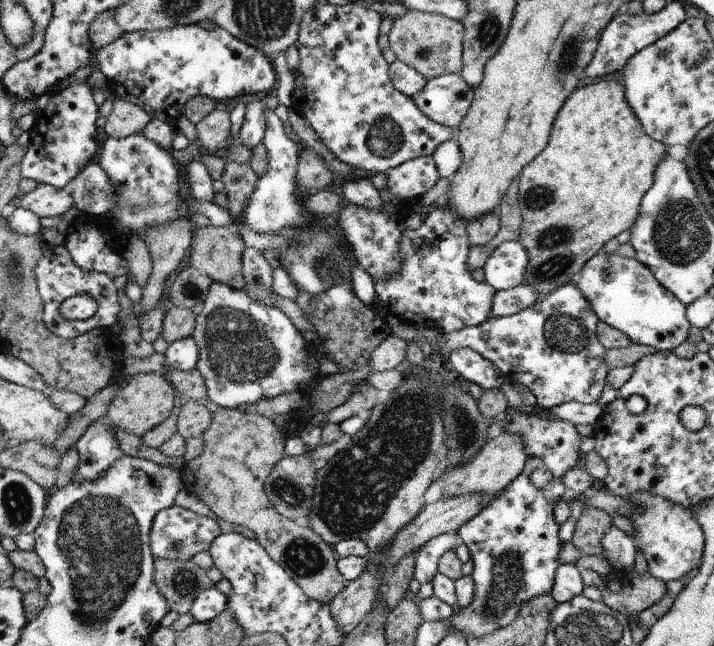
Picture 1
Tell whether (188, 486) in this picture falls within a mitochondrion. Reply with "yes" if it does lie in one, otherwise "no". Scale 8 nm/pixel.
no

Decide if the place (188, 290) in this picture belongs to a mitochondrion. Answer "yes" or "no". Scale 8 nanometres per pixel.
yes

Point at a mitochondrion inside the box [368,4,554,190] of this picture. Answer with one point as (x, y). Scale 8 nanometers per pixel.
(488, 32)

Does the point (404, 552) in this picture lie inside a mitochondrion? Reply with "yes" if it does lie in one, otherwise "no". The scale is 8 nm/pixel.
no

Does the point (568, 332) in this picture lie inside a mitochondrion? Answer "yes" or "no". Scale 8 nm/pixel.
yes

